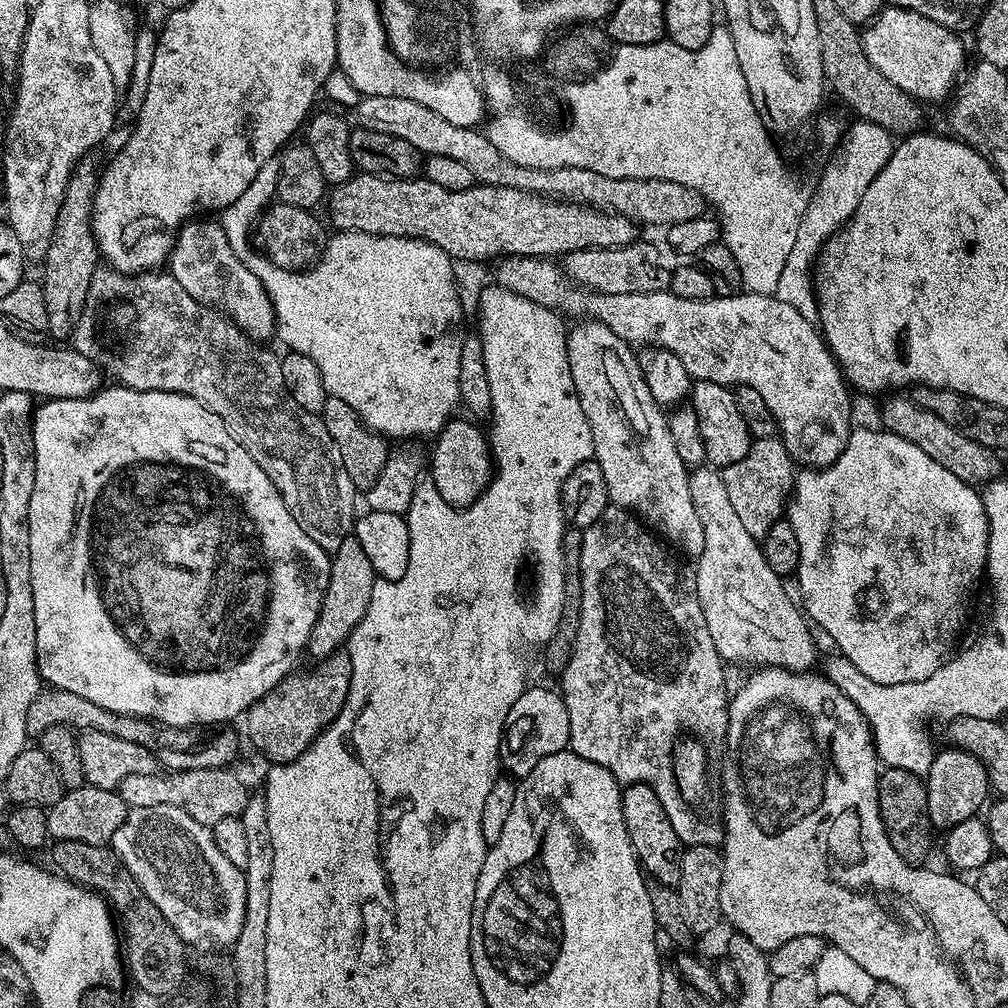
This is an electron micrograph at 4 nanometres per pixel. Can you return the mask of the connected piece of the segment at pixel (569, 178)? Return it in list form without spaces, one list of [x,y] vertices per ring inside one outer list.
[[[365,96],[360,100],[361,104],[356,108],[355,123],[361,128],[369,128],[375,132],[402,138],[410,142],[410,146],[417,148],[425,157],[441,156],[442,158],[455,158],[470,169],[477,182],[490,186],[502,186],[514,190],[526,190],[539,196],[549,196],[552,200],[566,200],[570,204],[587,204],[590,208],[596,208],[600,212],[615,212],[617,216],[625,216],[626,219],[637,225],[662,224],[669,226],[705,215],[706,205],[703,198],[694,189],[678,182],[666,182],[665,180],[643,180],[642,178],[606,178],[606,174],[594,174],[594,170],[582,170],[578,166],[566,166],[565,168],[527,168],[510,162],[510,158],[503,156],[493,144],[488,141],[483,131],[473,128],[451,125],[436,114],[428,110],[421,103],[412,102],[402,97],[372,97]]]

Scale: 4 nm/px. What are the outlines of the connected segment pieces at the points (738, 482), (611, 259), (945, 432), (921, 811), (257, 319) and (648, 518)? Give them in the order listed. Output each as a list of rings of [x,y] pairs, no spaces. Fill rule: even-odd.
[[[776,436],[753,439],[746,458],[723,468],[722,475],[726,482],[726,495],[730,497],[742,526],[746,526],[751,536],[763,538],[766,530],[785,515],[794,487],[794,461],[784,441]]]
[[[633,242],[617,248],[583,248],[567,252],[562,257],[562,271],[573,284],[593,292],[602,294],[646,294],[647,292],[663,292],[672,283],[672,274],[669,265],[664,265],[660,252],[652,244]]]
[[[888,394],[881,400],[884,400],[880,404],[880,420],[884,423],[881,425],[898,438],[906,438],[906,442],[914,442],[918,450],[930,454],[934,462],[946,466],[946,470],[950,470],[950,474],[954,474],[957,478],[962,478],[962,482],[983,486],[989,480],[995,480],[1001,475],[999,460],[1001,457],[993,449],[974,442],[974,438],[966,438],[958,434],[958,430],[954,430],[954,426],[948,425],[947,422],[942,422],[938,414],[930,414],[930,410],[915,404],[911,395]]]
[[[885,767],[878,784],[878,806],[890,846],[907,864],[923,865],[932,848],[934,829],[926,806],[926,783],[906,770]]]
[[[196,218],[176,234],[170,274],[198,302],[224,313],[253,342],[268,342],[276,331],[276,315],[260,279],[234,254],[226,234],[212,218]],[[204,219],[204,220],[200,220]],[[172,264],[172,268],[171,268]]]
[[[585,319],[573,324],[576,325],[573,328],[571,325],[568,332],[570,374],[574,378],[574,390],[578,394],[580,405],[586,414],[588,433],[592,436],[591,451],[596,464],[602,466],[602,478],[606,478],[609,501],[615,507],[625,509],[639,518],[653,533],[663,537],[673,549],[681,548],[686,555],[692,556],[691,558],[699,558],[704,549],[706,534],[702,534],[702,522],[698,522],[698,514],[690,498],[689,469],[682,462],[682,458],[678,458],[674,438],[670,438],[668,416],[662,405],[654,402],[650,386],[646,386],[646,378],[640,369],[633,345],[618,338],[618,334],[614,334],[597,320]]]

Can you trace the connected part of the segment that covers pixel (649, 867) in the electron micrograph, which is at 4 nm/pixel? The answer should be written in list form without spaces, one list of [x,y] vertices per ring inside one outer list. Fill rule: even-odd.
[[[629,784],[622,791],[622,818],[630,834],[630,842],[636,851],[640,867],[651,879],[675,889],[680,883],[680,859],[684,848],[674,826],[670,826],[670,814],[666,814],[658,794],[648,784]]]

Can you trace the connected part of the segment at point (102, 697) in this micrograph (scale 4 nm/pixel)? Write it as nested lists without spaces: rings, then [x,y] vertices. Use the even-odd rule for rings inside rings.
[[[104,386],[104,387],[101,387],[101,389],[100,389],[100,391],[99,391],[99,392],[96,392],[96,393],[95,393],[95,395],[93,395],[93,396],[87,396],[87,397],[86,397],[86,398],[62,398],[62,399],[61,399],[61,400],[44,400],[44,401],[43,401],[43,403],[41,403],[41,405],[42,405],[42,406],[41,406],[41,408],[40,408],[40,405],[39,405],[39,407],[37,407],[37,408],[36,408],[36,409],[35,409],[35,412],[34,412],[34,415],[33,415],[33,417],[32,417],[32,419],[31,419],[31,421],[30,421],[30,423],[31,423],[31,425],[32,425],[32,457],[33,457],[33,458],[34,458],[34,490],[33,490],[33,491],[32,491],[32,493],[31,493],[31,494],[30,494],[30,510],[29,510],[29,511],[28,511],[28,529],[29,529],[29,530],[30,530],[30,582],[31,582],[31,583],[32,583],[32,585],[33,585],[33,586],[34,586],[34,626],[35,626],[35,627],[36,627],[36,670],[37,670],[37,672],[39,672],[39,674],[40,674],[40,679],[41,679],[41,681],[44,681],[44,682],[47,682],[47,683],[48,683],[48,684],[49,684],[49,685],[51,685],[51,687],[54,687],[54,688],[61,688],[61,689],[62,689],[62,690],[70,690],[70,694],[79,694],[79,695],[80,695],[80,697],[81,697],[81,698],[87,698],[87,699],[88,699],[88,700],[89,700],[89,702],[94,702],[94,703],[95,703],[95,704],[96,704],[96,705],[98,705],[98,706],[106,706],[106,710],[114,710],[114,711],[115,711],[115,712],[117,712],[117,713],[118,713],[118,714],[126,714],[126,715],[127,715],[127,716],[135,716],[135,717],[137,717],[137,718],[147,718],[147,719],[148,719],[148,720],[149,720],[149,721],[151,721],[151,720],[150,720],[150,719],[152,719],[152,720],[161,720],[161,722],[162,722],[162,723],[164,723],[164,724],[169,724],[169,726],[170,726],[170,727],[172,727],[172,728],[180,728],[180,729],[176,729],[176,730],[192,730],[192,729],[195,729],[195,728],[196,728],[196,727],[197,727],[197,726],[224,726],[224,725],[227,725],[227,724],[224,724],[224,723],[226,723],[226,722],[227,722],[227,720],[232,720],[232,719],[234,719],[234,718],[235,718],[235,716],[240,716],[240,717],[243,717],[243,716],[244,716],[244,715],[245,715],[245,713],[247,713],[247,711],[248,711],[248,707],[250,707],[250,706],[251,706],[251,704],[253,704],[253,703],[254,703],[254,702],[258,702],[258,698],[262,698],[262,697],[263,697],[263,696],[264,696],[264,695],[266,695],[266,693],[268,693],[268,692],[269,692],[269,691],[270,691],[270,690],[274,690],[274,686],[278,686],[278,682],[282,682],[282,681],[283,681],[283,680],[284,680],[284,678],[285,678],[285,676],[287,676],[287,675],[289,675],[289,673],[291,673],[291,672],[292,672],[292,671],[293,671],[293,669],[295,669],[295,668],[292,668],[292,667],[294,667],[294,666],[295,666],[295,664],[296,664],[296,659],[298,659],[298,658],[299,658],[299,656],[300,656],[300,652],[301,652],[301,656],[302,656],[302,653],[303,653],[303,652],[304,652],[304,651],[305,651],[305,649],[307,649],[307,647],[308,647],[308,639],[309,639],[309,638],[310,638],[310,630],[314,630],[314,622],[315,622],[315,621],[316,621],[316,619],[317,619],[317,618],[318,618],[318,610],[319,610],[319,609],[320,609],[320,607],[321,607],[321,606],[322,606],[322,598],[323,598],[323,597],[324,597],[324,594],[325,594],[325,592],[327,592],[327,591],[328,591],[328,565],[329,565],[329,563],[330,563],[330,556],[329,556],[329,553],[326,553],[326,552],[324,552],[324,551],[323,551],[323,550],[322,550],[322,546],[318,546],[318,542],[314,542],[314,538],[310,538],[310,534],[306,534],[306,530],[302,530],[302,526],[298,526],[298,522],[294,522],[294,514],[290,514],[290,510],[289,510],[289,509],[288,509],[288,507],[287,507],[287,506],[286,506],[286,502],[282,502],[282,498],[281,498],[281,497],[280,497],[280,495],[279,495],[279,494],[278,494],[278,490],[277,490],[277,489],[276,489],[276,487],[275,487],[275,486],[274,486],[274,482],[270,482],[270,478],[266,478],[266,472],[265,472],[265,471],[264,471],[264,470],[262,470],[262,466],[258,466],[258,462],[254,462],[254,458],[250,458],[250,454],[246,454],[246,450],[245,450],[245,449],[244,449],[244,448],[243,448],[243,446],[241,446],[241,445],[240,445],[240,444],[239,444],[239,442],[237,442],[237,440],[235,440],[235,439],[234,439],[234,437],[233,437],[233,436],[231,436],[231,435],[230,435],[230,434],[229,434],[229,432],[228,432],[228,431],[227,431],[227,430],[226,430],[226,426],[225,426],[225,425],[224,425],[224,423],[223,423],[223,422],[222,422],[222,418],[218,418],[218,414],[214,414],[214,410],[206,410],[206,406],[202,406],[202,402],[198,402],[198,401],[197,401],[197,400],[195,400],[195,399],[194,399],[194,398],[190,398],[190,397],[189,397],[189,396],[183,396],[183,395],[182,395],[182,394],[178,394],[178,393],[177,393],[177,392],[149,392],[149,391],[147,391],[147,390],[141,390],[141,389],[139,389],[139,388],[129,388],[129,387],[127,387],[127,386],[115,386],[115,387],[116,387],[116,388],[108,388],[108,386]]]

